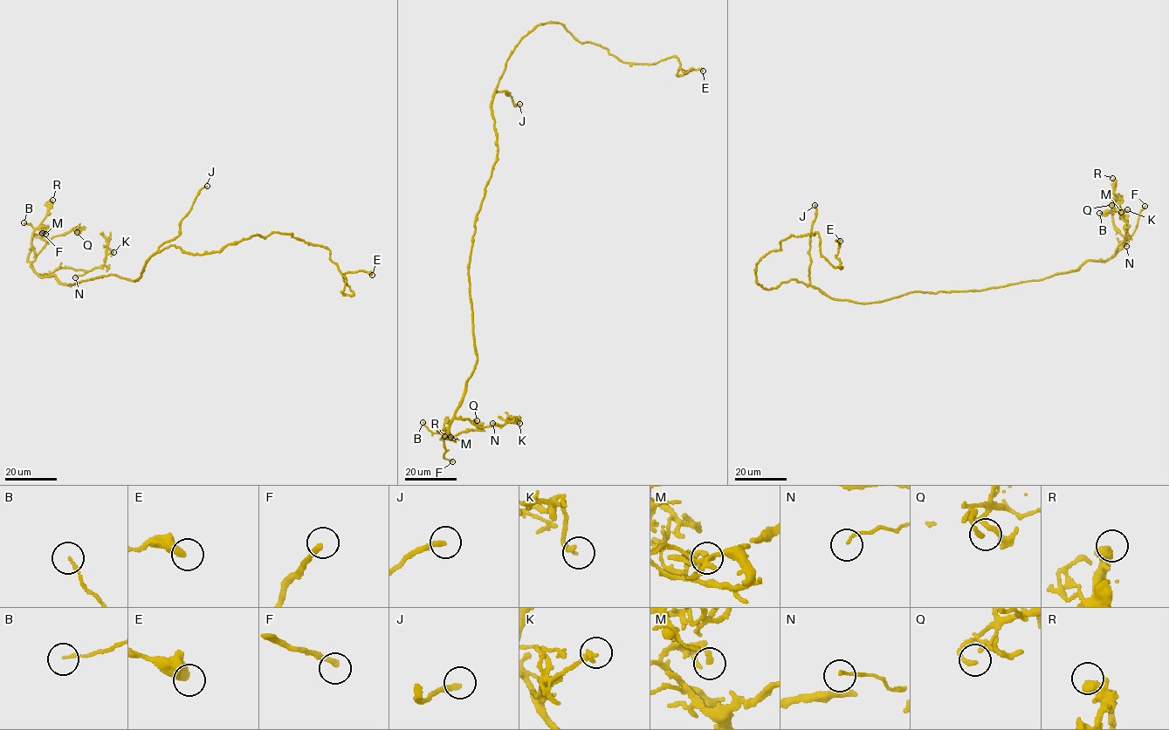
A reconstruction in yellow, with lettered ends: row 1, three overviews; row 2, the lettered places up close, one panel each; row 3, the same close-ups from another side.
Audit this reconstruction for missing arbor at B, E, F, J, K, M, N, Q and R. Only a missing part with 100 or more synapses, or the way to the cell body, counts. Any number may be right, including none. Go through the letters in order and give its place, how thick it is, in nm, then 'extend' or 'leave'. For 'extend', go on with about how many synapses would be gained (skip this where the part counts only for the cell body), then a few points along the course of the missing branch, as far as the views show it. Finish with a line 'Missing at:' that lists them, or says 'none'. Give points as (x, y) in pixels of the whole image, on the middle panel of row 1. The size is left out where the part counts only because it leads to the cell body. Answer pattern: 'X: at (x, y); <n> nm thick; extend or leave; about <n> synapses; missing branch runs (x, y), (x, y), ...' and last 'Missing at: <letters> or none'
B: at (422, 422); 110 nm thick; leave
E: at (703, 71); 480 nm thick; leave
F: at (452, 461); 240 nm thick; extend
J: at (519, 104); 220 nm thick; extend; about 100 synapses; missing branch runs (519, 104), (515, 152), (490, 172), (493, 194), (477, 197), (466, 217), (460, 201), (476, 194)
K: at (519, 423); 240 nm thick; leave
M: at (450, 437); 260 nm thick; leave
N: at (492, 423); 110 nm thick; leave
Q: at (477, 420); 180 nm thick; leave
R: at (444, 436); 550 nm thick; leave
Missing at: F, J

